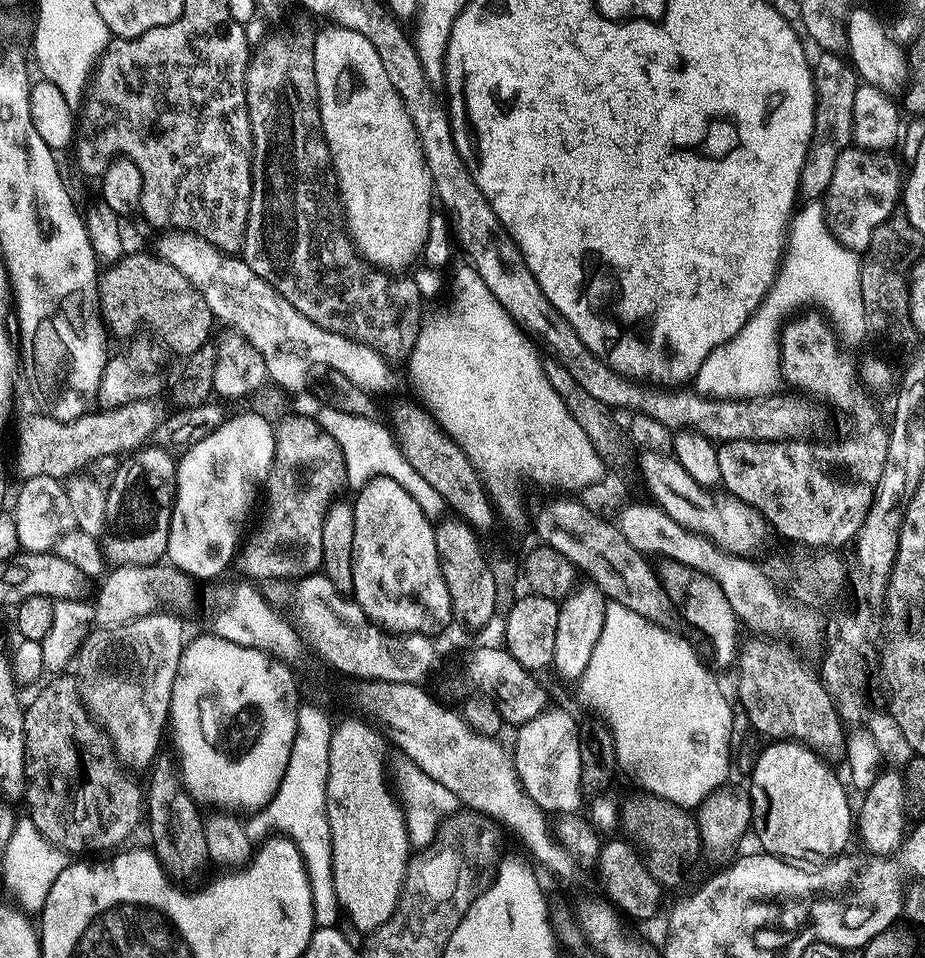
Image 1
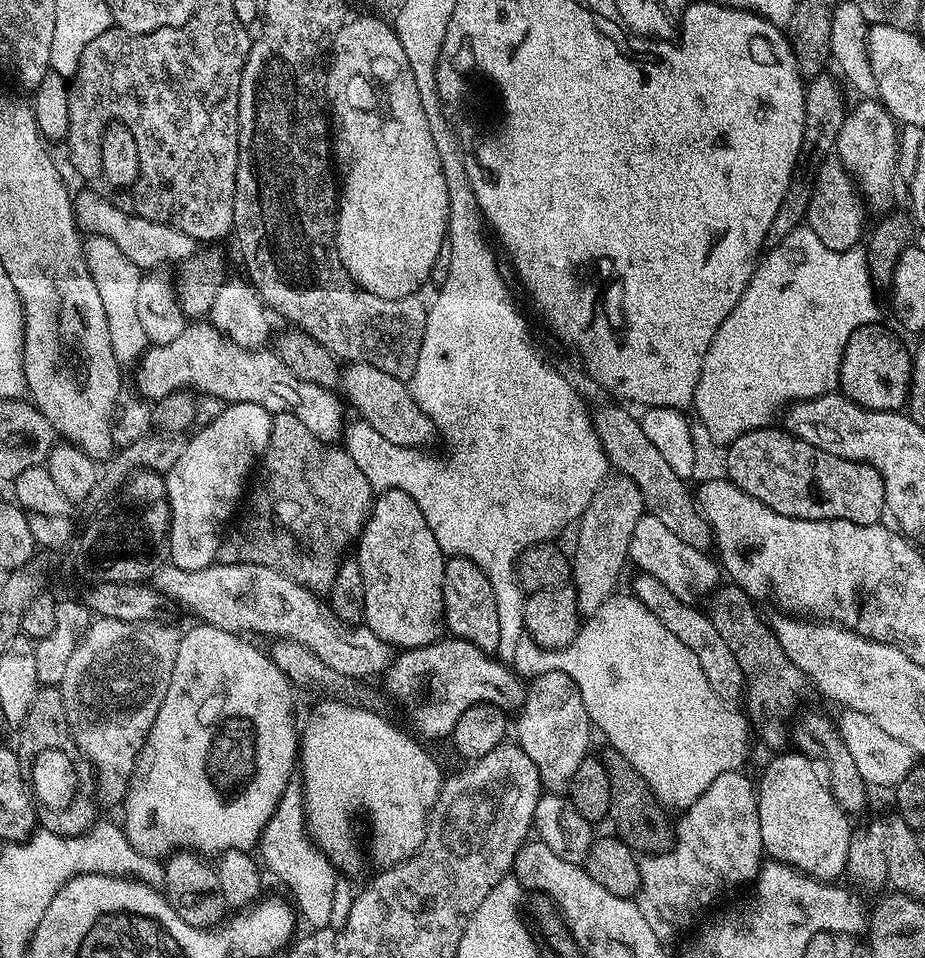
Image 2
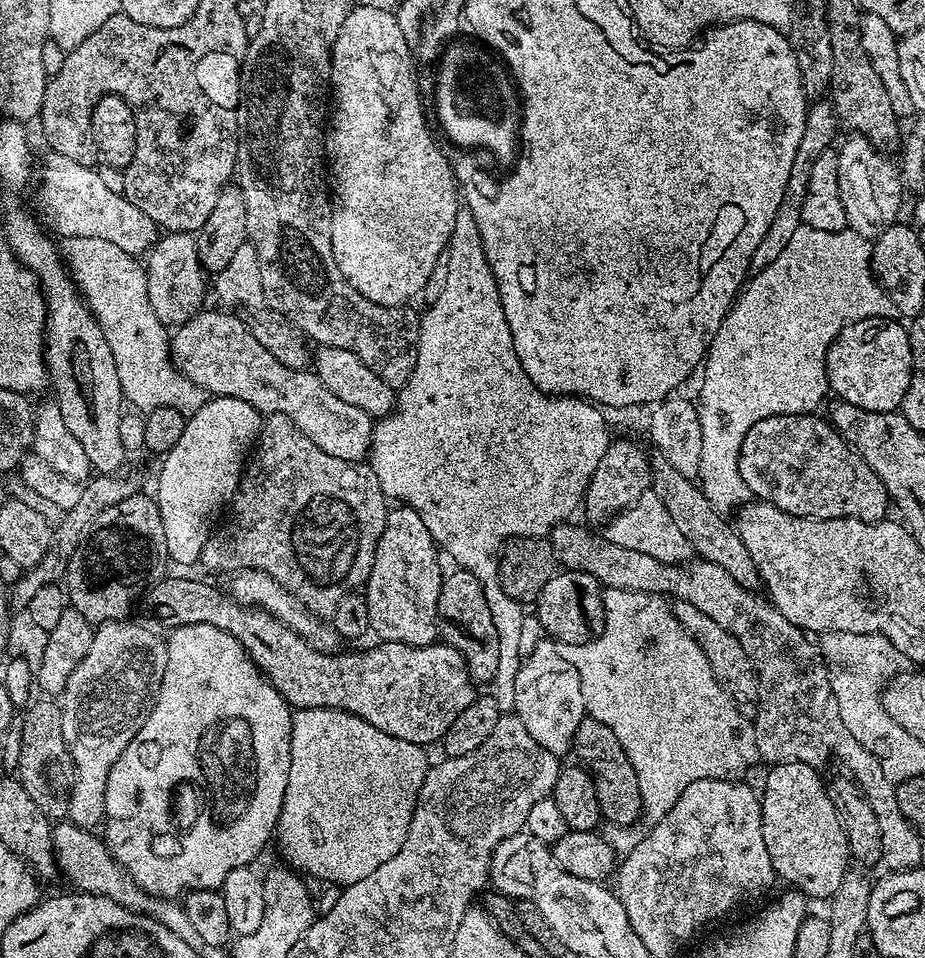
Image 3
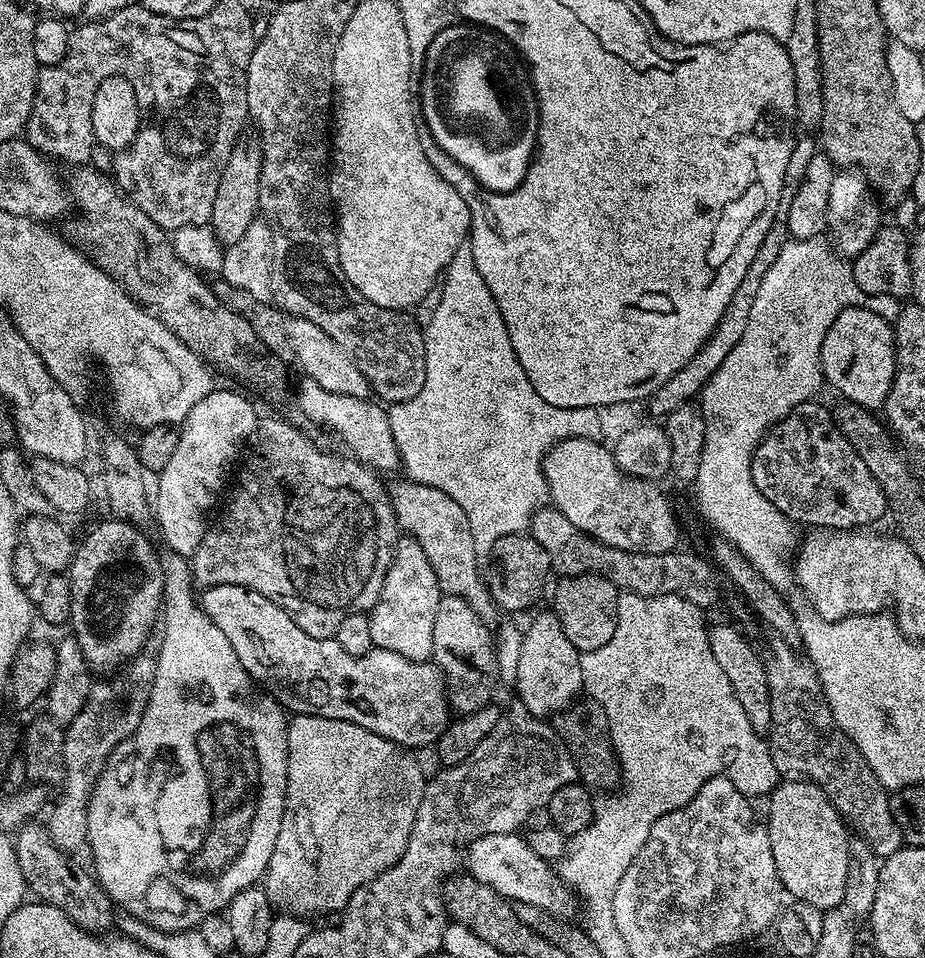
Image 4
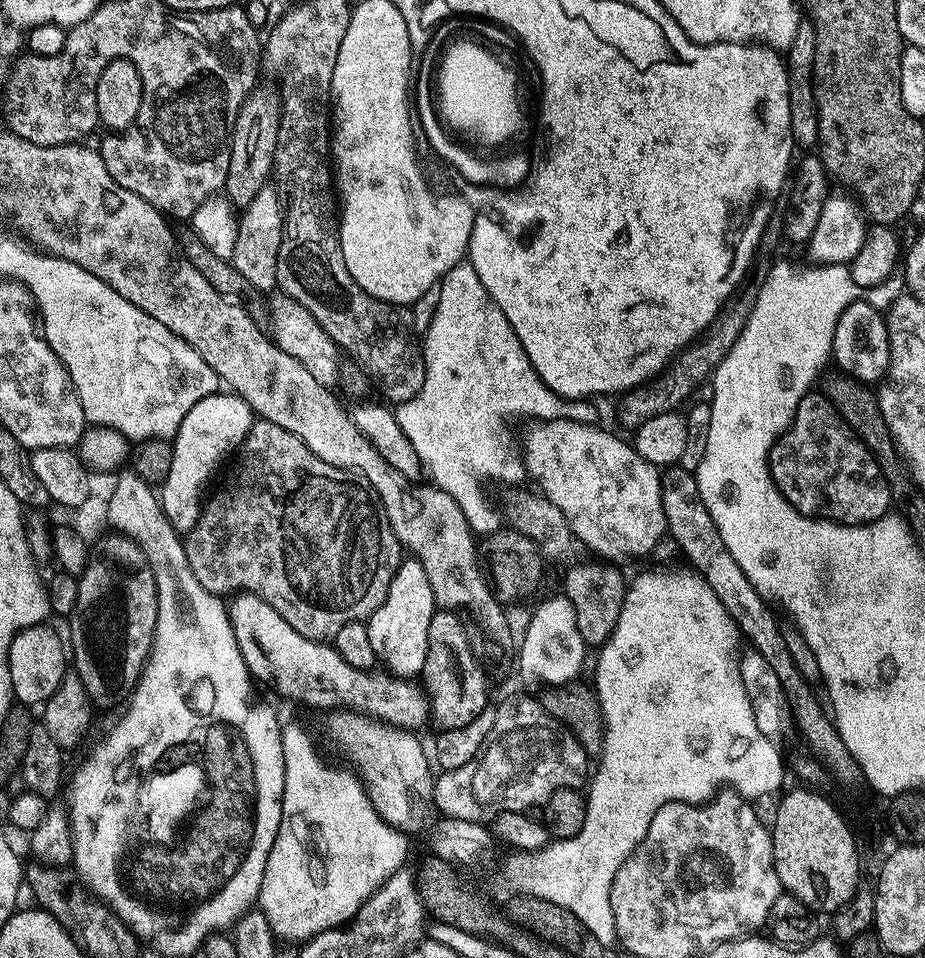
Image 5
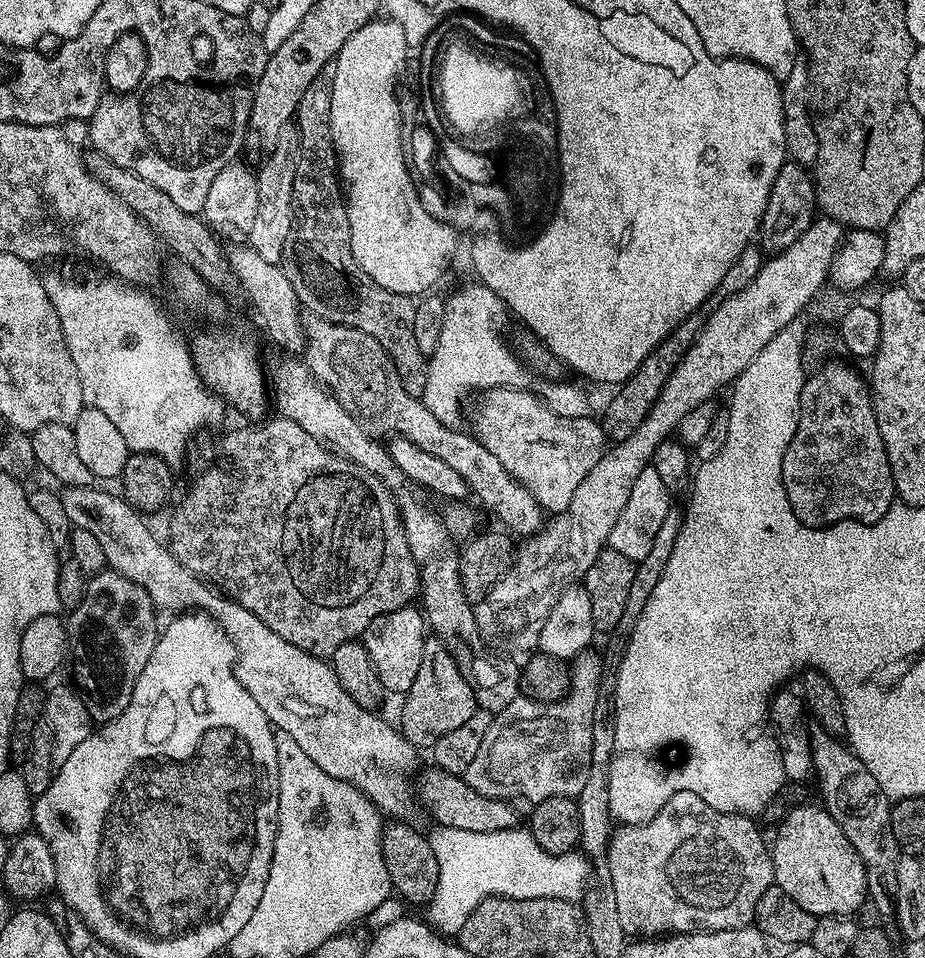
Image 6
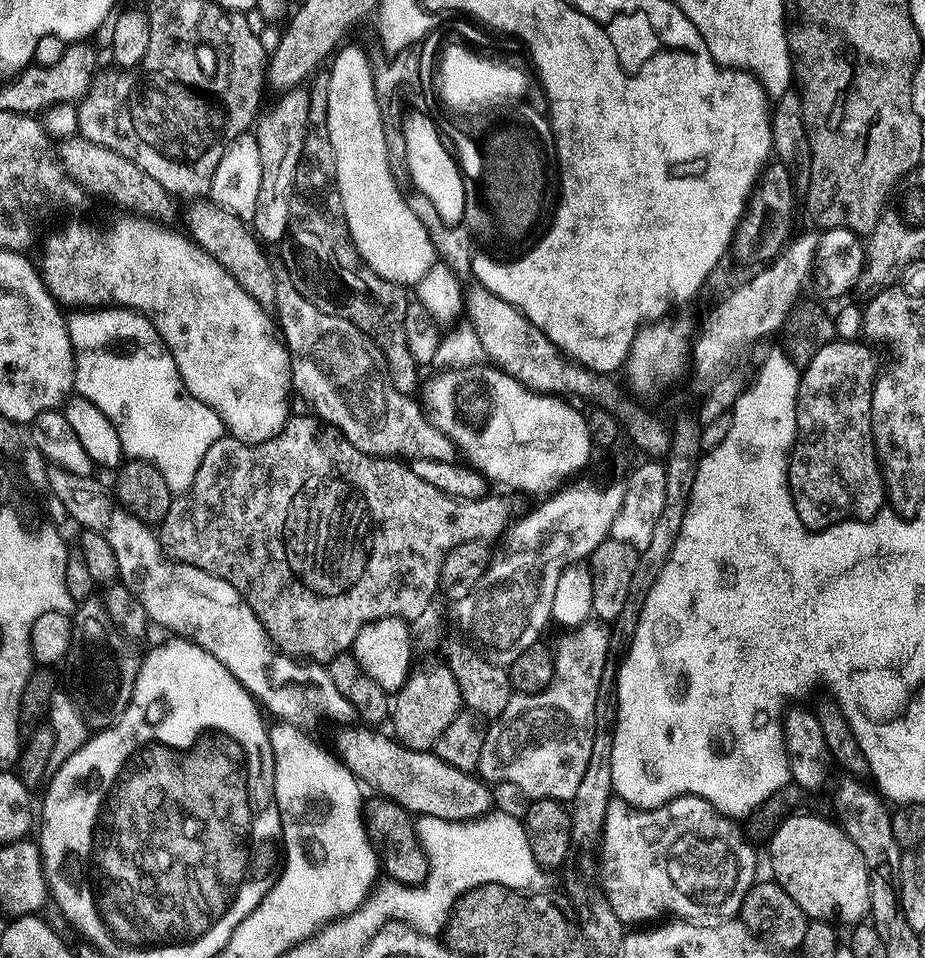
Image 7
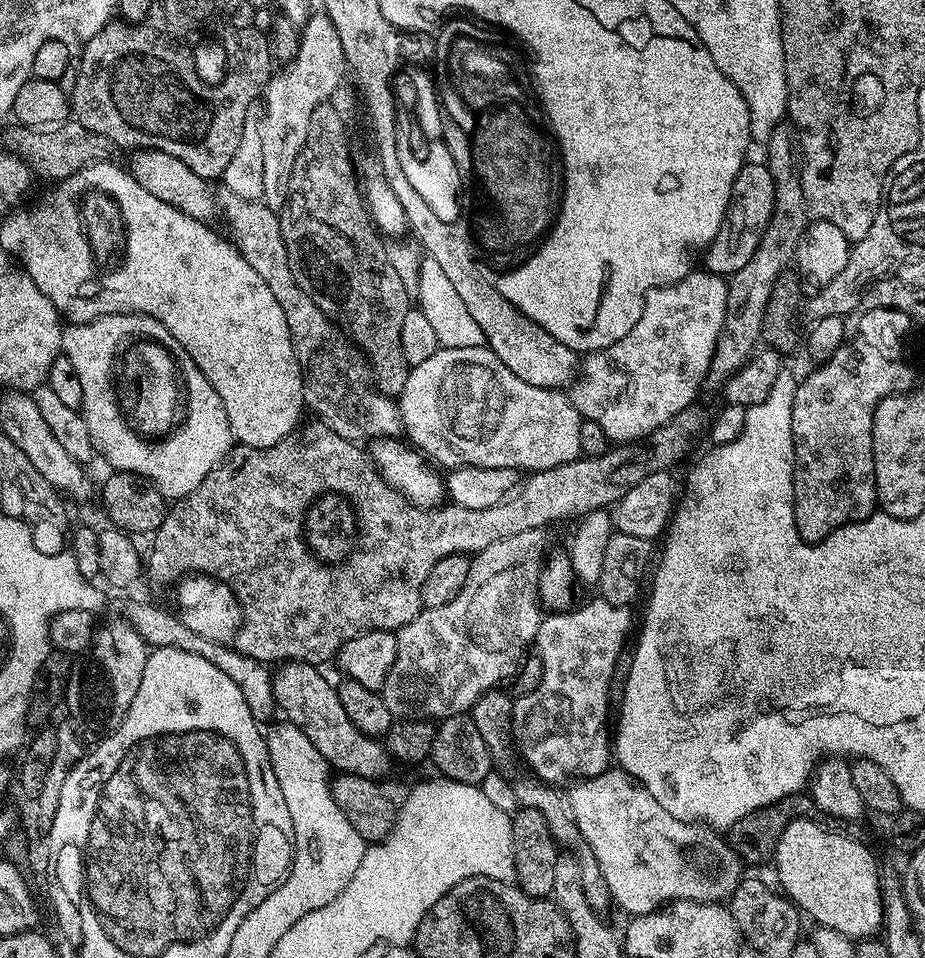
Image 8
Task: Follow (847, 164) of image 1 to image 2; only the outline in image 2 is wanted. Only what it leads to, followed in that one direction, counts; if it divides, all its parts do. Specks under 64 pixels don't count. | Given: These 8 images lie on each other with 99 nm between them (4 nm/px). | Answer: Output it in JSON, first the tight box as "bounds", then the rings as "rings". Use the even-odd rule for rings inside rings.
{"bounds":[806,154,866,252],"rings":[[[835,154],[827,156],[820,164],[814,182],[806,217],[807,227],[812,228],[814,234],[818,234],[818,238],[822,238],[826,246],[830,246],[830,250],[849,252],[865,239],[864,212],[866,213],[866,201],[852,173],[840,161],[839,156]]]}

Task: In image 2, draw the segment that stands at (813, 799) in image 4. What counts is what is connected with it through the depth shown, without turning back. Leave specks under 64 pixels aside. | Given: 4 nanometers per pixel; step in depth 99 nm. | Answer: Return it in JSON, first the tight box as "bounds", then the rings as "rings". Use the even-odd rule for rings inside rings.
{"bounds":[756,751,852,881],"rings":[[[791,751],[773,755],[776,757],[765,766],[760,784],[758,780],[756,805],[762,846],[771,859],[807,872],[815,880],[839,881],[848,866],[852,837],[849,813],[840,809],[816,765],[799,751]]]}

